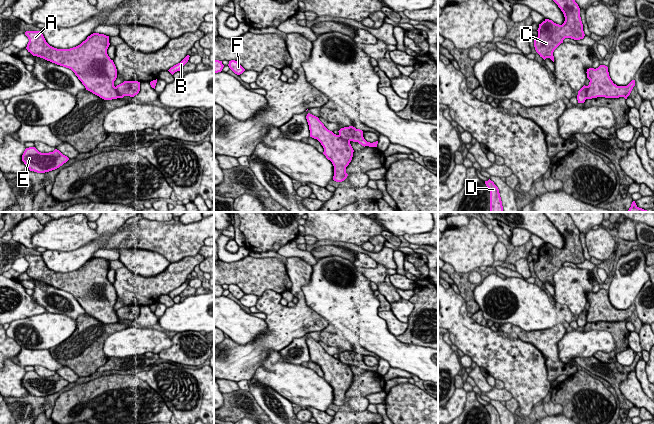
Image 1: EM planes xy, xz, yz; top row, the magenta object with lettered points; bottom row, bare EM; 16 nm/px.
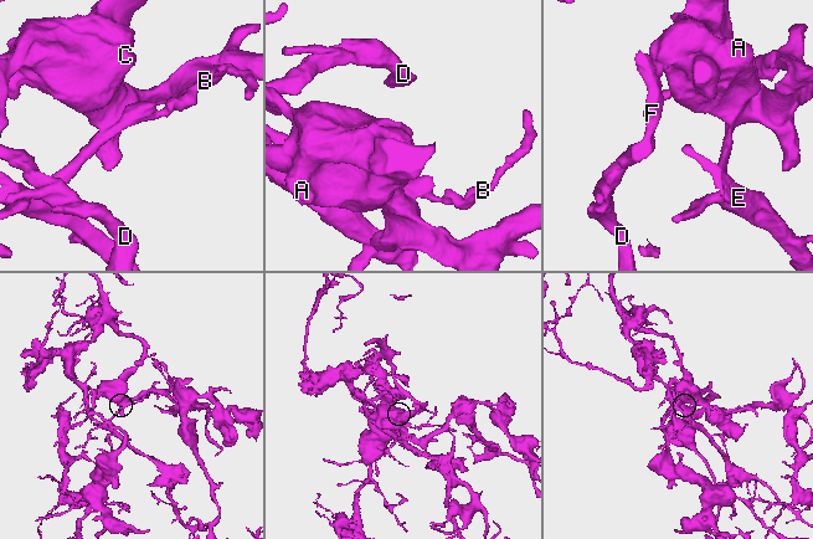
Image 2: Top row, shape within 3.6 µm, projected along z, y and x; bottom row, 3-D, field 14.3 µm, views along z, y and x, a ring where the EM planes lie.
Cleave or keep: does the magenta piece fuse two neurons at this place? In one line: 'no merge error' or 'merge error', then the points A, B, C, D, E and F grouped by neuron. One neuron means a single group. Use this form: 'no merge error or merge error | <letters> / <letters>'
merge error | A C D F / B E

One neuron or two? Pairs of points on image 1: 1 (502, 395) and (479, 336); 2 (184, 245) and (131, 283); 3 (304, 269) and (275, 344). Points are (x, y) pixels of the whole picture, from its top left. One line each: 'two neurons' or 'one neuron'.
1: two neurons
2: two neurons
3: one neuron

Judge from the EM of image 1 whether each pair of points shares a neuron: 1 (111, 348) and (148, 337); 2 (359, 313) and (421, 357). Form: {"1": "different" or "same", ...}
{"1": "same", "2": "same"}

